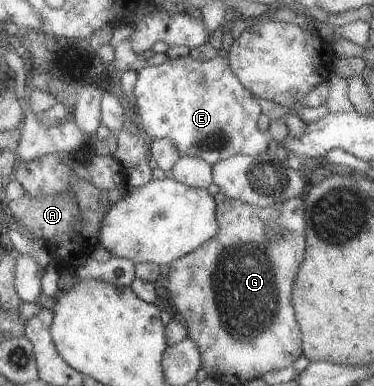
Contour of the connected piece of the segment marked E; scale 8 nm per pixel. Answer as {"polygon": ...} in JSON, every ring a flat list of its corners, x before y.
{"polygon":[[224,52,210,61,194,59,191,56,168,57,159,66,148,66,139,71,135,85,136,111,139,130,149,140,170,138,182,157,197,157,206,160,212,167,225,159,237,155,260,155,267,152,272,138,268,130,264,132,258,126,262,106,252,92,232,71,230,60]]}

